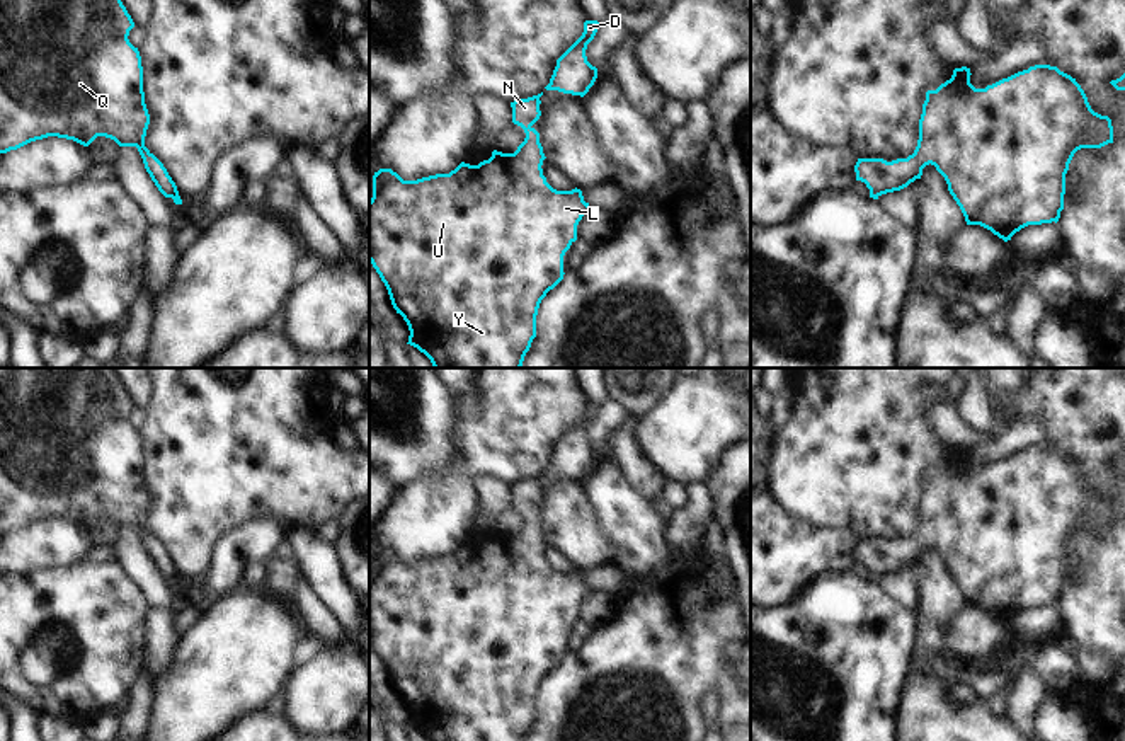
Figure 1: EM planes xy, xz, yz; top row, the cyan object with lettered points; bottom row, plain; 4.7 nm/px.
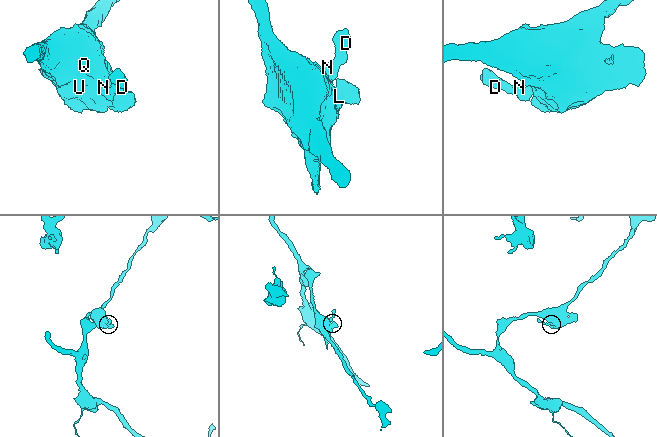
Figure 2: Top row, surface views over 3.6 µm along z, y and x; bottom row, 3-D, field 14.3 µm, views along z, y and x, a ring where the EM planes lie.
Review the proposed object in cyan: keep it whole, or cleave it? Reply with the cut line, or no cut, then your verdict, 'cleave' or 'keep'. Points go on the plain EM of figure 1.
no cut | keep

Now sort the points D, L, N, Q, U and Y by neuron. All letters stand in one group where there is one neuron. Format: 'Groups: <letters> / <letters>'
Groups: D L N Q U Y.

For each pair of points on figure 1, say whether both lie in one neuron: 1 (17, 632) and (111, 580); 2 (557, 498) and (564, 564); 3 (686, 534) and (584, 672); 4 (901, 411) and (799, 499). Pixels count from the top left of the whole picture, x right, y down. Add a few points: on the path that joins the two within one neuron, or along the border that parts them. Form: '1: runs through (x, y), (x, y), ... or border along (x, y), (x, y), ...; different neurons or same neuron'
1: runs through (41, 619), (75, 615), (87, 603); same neuron
2: border along (550, 545), (576, 568); different neurons
3: border along (703, 540), (690, 549), (671, 551); different neurons
4: runs through (875, 431), (848, 459), (838, 462), (824, 474); same neuron

